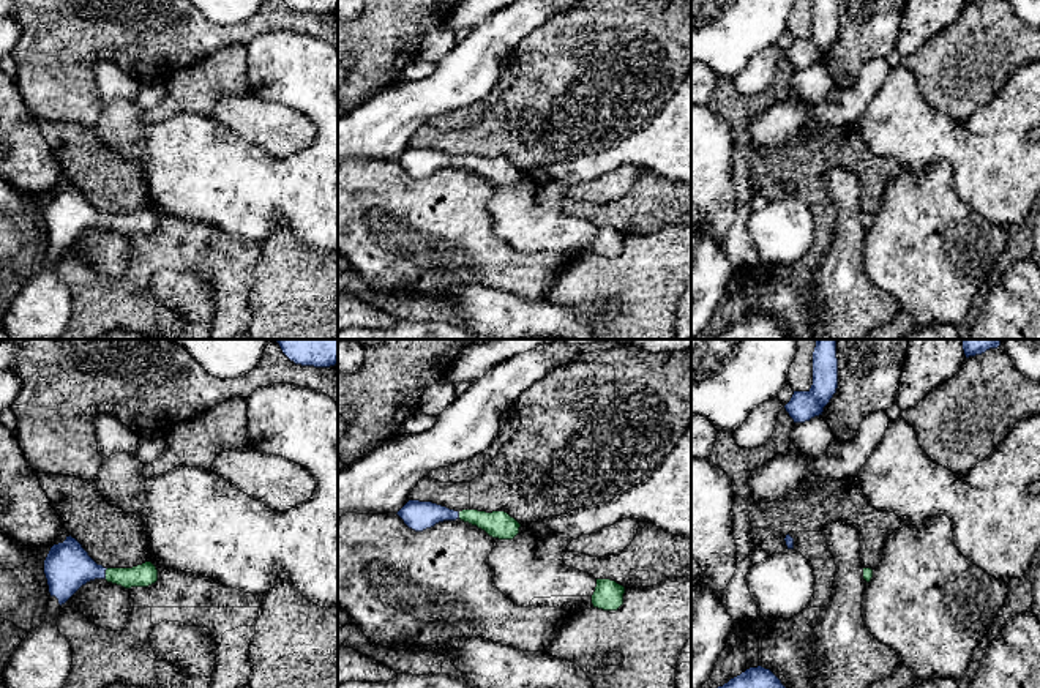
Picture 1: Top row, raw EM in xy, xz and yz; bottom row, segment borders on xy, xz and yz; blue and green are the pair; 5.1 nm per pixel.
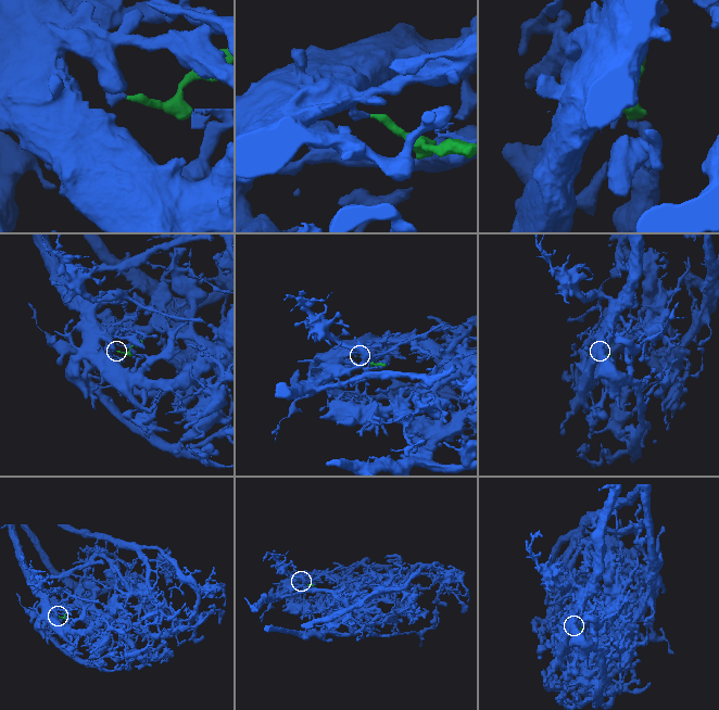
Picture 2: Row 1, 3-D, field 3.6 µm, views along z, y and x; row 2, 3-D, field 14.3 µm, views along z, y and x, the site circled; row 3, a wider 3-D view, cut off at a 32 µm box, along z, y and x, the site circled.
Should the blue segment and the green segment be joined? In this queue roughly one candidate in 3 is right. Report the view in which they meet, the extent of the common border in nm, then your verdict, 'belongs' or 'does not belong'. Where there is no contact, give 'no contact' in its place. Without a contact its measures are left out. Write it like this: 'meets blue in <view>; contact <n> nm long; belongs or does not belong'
meets blue in xy; contact 60 nm long; belongs

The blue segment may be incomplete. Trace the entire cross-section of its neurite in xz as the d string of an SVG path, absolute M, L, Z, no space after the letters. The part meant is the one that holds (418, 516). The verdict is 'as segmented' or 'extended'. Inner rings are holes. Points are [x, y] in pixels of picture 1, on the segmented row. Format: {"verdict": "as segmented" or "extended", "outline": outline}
{"verdict": "extended", "outline": "M409 500L396 514L409 529L415 532L423 532L443 521L461 519L464 522L477 525L492 538L513 540L519 533L521 527L521 524L505 511L455 511L432 502L420 500Z"}

